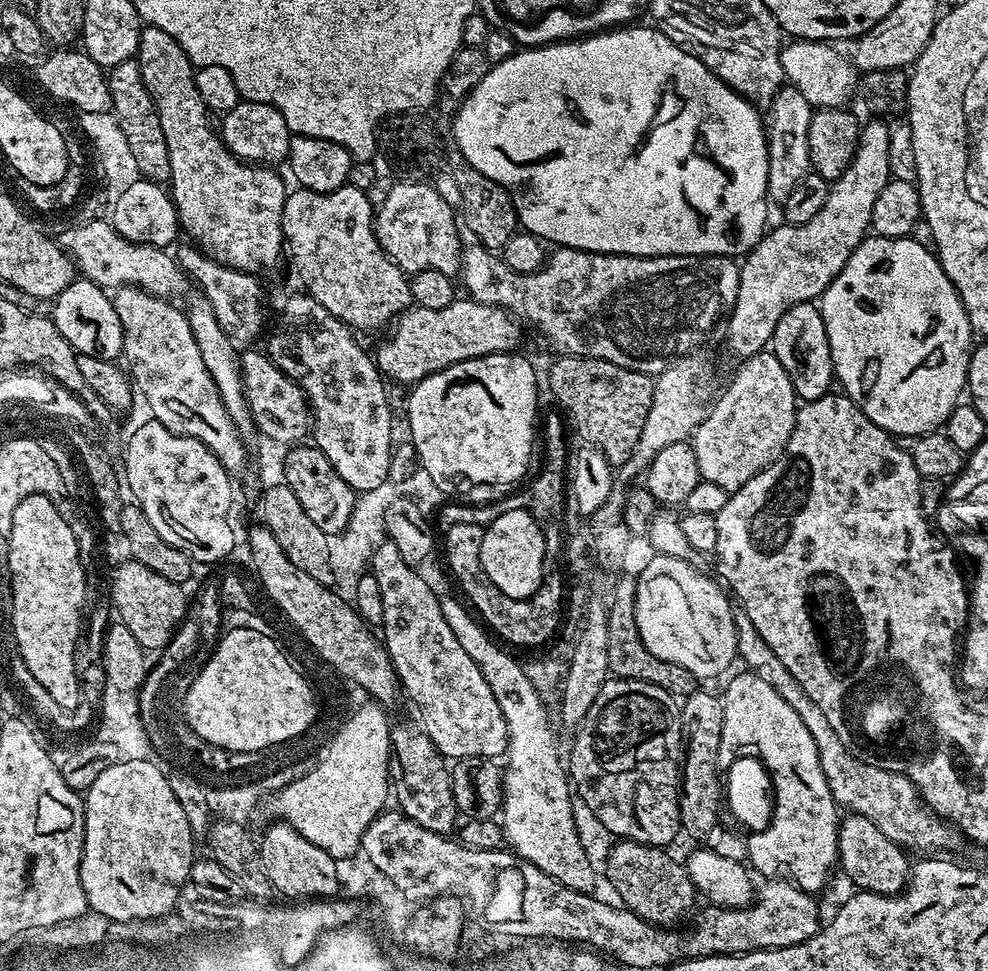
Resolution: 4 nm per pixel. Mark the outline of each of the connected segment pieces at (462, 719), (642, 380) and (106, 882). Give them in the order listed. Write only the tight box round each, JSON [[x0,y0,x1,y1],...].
[[370,539,508,761],[548,355,653,466],[80,760,194,922]]

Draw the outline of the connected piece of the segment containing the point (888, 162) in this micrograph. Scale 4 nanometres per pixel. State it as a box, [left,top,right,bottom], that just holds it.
[724,118,893,362]

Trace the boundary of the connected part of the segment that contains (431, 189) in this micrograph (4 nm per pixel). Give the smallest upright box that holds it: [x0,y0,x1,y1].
[374,183,462,277]

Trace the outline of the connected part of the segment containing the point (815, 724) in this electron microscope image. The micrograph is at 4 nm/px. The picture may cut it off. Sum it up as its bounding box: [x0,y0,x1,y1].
[736,611,961,854]

